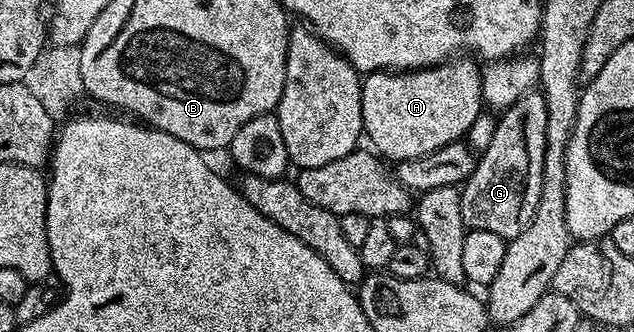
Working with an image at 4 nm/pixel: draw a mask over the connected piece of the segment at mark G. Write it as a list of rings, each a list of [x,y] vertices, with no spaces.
[[[533,89],[503,108],[496,120],[490,149],[477,158],[474,173],[462,184],[460,196],[465,228],[486,229],[486,233],[498,233],[505,241],[518,237],[518,233],[530,225],[534,209],[538,209],[545,153],[546,101],[543,91]]]

